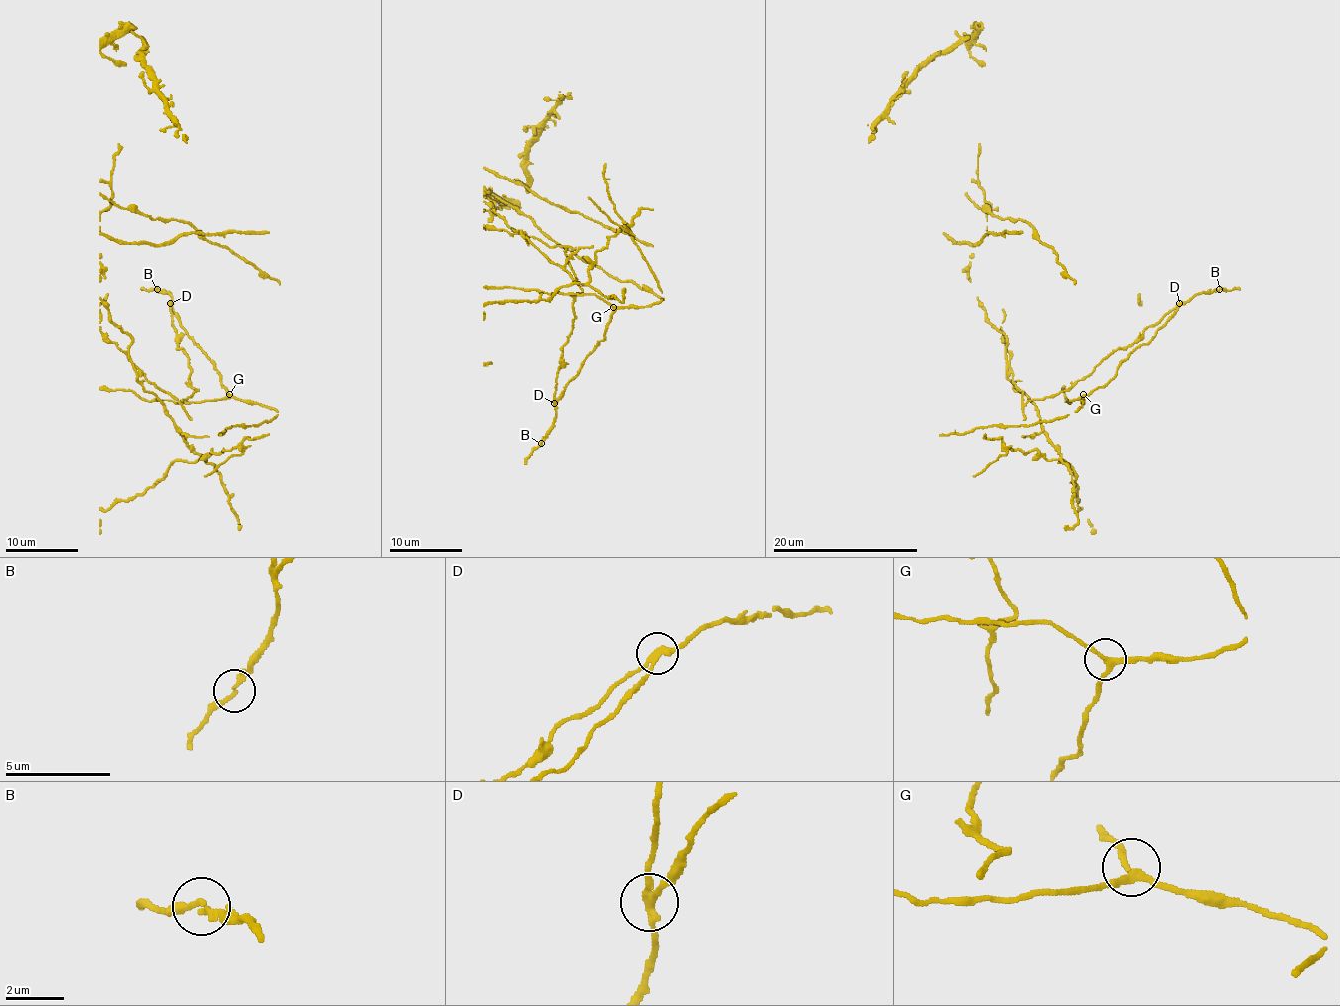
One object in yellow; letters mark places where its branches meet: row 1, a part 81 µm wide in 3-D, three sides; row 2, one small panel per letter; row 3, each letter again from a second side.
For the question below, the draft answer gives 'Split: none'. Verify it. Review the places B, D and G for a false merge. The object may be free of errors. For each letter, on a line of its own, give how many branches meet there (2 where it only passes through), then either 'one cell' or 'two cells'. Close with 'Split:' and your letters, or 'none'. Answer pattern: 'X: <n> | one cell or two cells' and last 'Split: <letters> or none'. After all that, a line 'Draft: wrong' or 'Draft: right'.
B: 2 | one cell
D: 3 | two cells
G: 3 | one cell
Split: D
Draft: wrong

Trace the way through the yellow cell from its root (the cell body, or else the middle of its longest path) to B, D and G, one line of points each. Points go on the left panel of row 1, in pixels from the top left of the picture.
B: (164, 392), (182, 403), (198, 390), (189, 381), (189, 359), (178, 347), (171, 296), (156, 288)
D: (164, 392), (169, 392), (182, 403), (198, 390), (189, 381), (189, 359), (178, 347), (171, 303)
G: (164, 392), (182, 403), (198, 390), (189, 381), (189, 359), (178, 347), (171, 310), (209, 358), (229, 394)

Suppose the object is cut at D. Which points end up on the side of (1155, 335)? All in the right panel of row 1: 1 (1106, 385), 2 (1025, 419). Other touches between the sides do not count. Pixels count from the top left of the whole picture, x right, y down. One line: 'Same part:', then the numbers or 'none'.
Same part: 1

